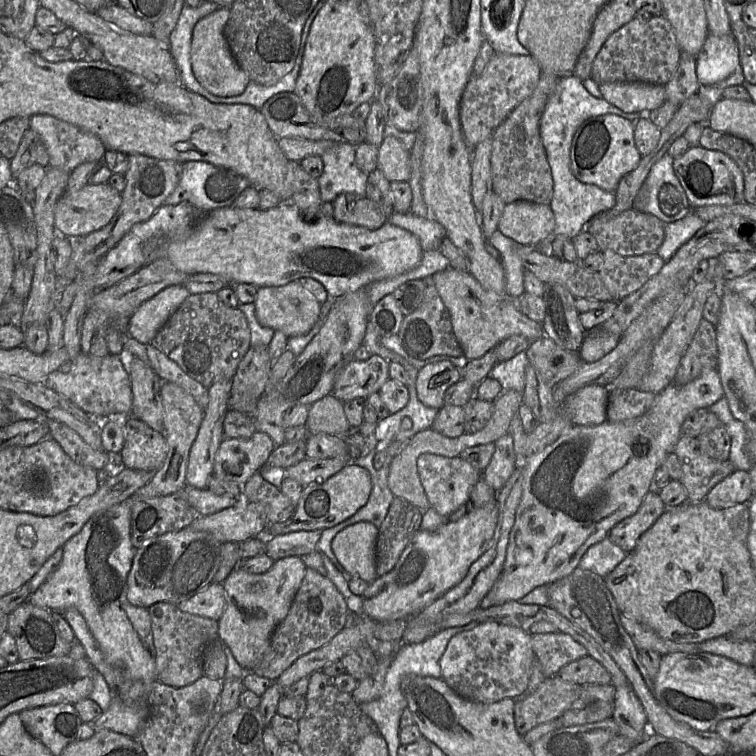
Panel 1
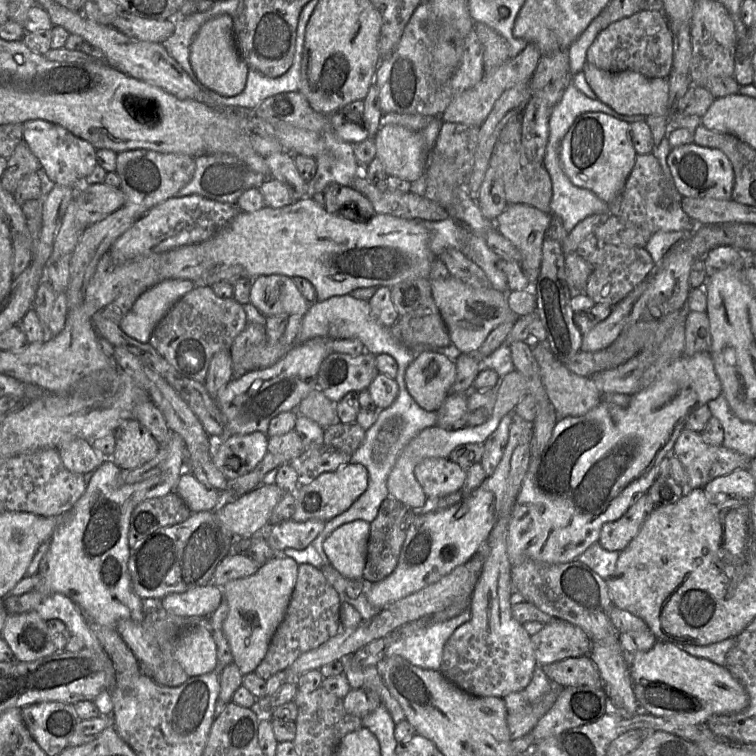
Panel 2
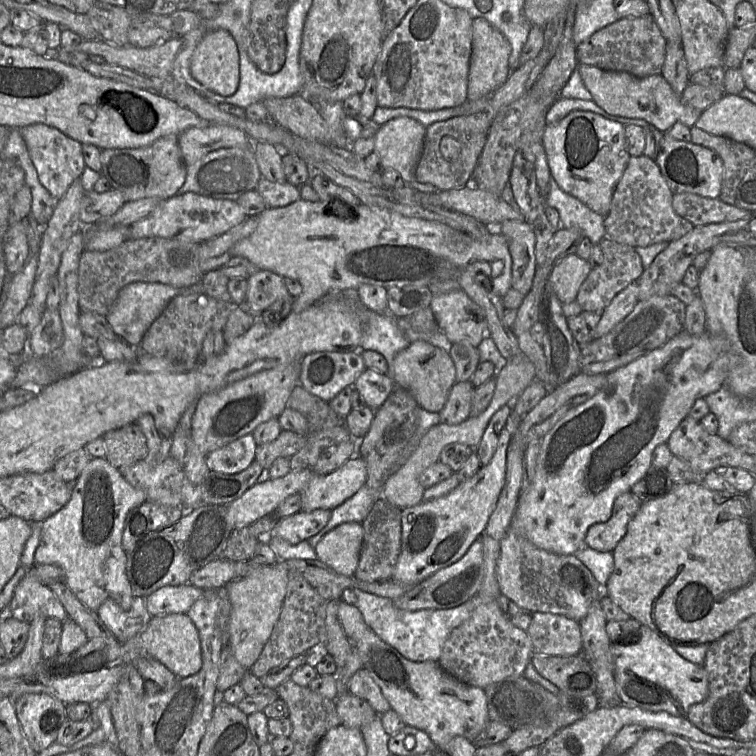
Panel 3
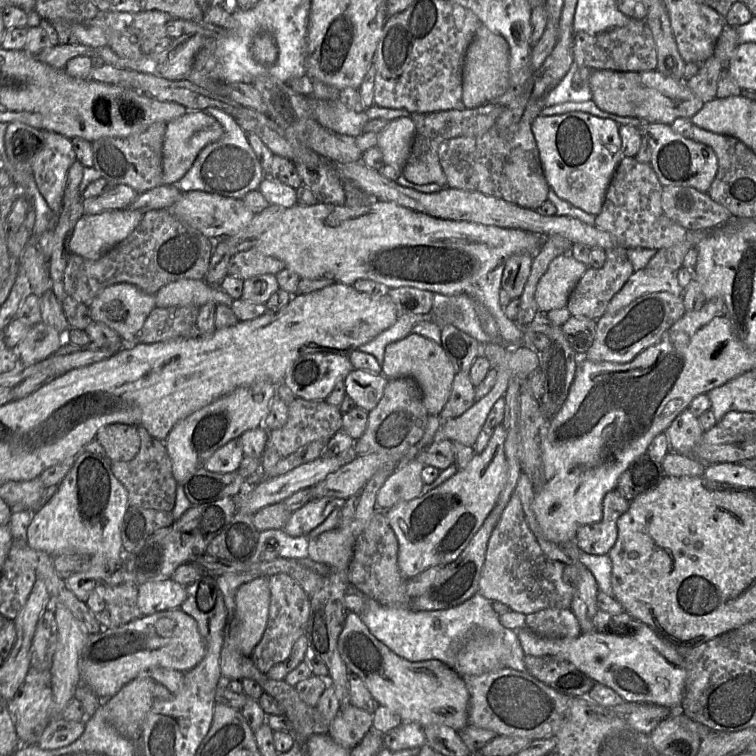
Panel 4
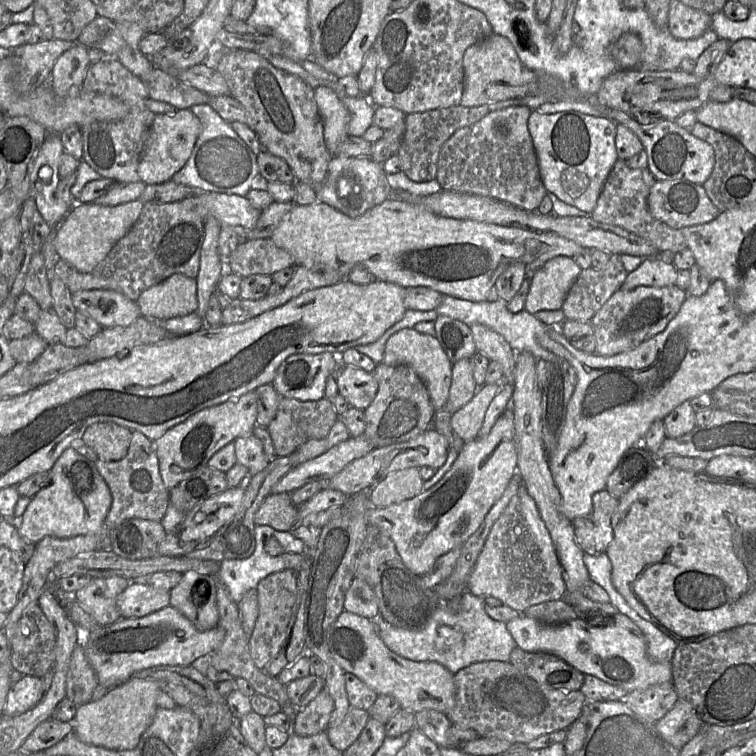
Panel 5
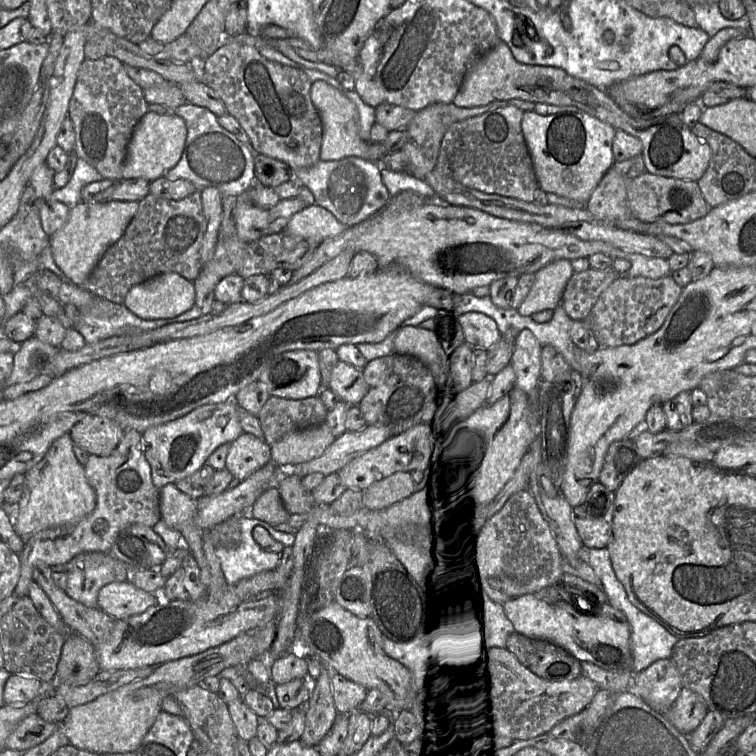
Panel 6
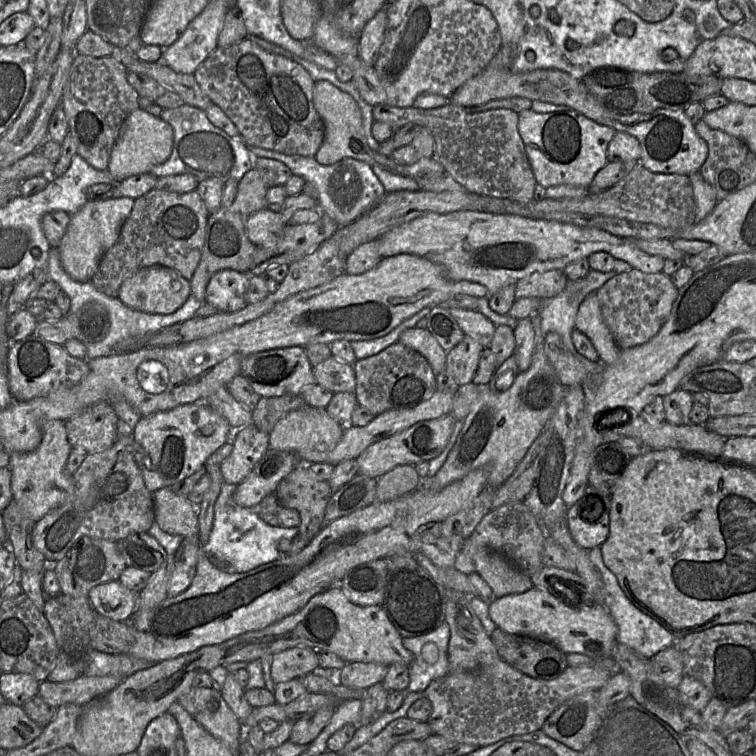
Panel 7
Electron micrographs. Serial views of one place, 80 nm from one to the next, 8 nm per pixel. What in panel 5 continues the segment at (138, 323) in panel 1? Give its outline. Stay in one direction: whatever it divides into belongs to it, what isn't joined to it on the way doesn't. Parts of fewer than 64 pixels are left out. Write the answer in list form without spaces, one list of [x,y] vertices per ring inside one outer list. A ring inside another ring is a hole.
[[[113,290],[78,291],[72,293],[72,302],[103,328],[129,326],[141,317],[136,301]]]

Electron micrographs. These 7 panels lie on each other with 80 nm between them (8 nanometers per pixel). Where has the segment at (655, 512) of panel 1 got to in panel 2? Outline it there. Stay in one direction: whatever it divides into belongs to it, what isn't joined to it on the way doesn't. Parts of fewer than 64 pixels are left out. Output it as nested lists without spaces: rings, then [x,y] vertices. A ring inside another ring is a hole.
[[[648,494],[635,499],[621,518],[602,526],[598,543],[606,550],[621,552],[639,533],[655,507],[655,503]]]

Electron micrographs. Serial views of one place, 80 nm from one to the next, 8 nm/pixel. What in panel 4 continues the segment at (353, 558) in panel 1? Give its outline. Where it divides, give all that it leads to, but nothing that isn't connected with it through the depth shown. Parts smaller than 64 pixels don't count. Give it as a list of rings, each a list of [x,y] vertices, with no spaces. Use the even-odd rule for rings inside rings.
[[[338,527],[324,532],[317,537],[308,538],[309,557],[332,566],[335,569],[345,569],[351,563],[351,540]]]

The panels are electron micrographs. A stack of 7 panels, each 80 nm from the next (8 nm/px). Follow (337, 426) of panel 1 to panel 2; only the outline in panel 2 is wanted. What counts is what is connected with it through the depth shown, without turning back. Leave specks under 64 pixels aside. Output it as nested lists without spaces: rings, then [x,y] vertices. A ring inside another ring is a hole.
[[[319,389],[311,391],[297,406],[299,415],[326,428],[338,424],[340,419],[336,411],[336,403],[328,399]]]

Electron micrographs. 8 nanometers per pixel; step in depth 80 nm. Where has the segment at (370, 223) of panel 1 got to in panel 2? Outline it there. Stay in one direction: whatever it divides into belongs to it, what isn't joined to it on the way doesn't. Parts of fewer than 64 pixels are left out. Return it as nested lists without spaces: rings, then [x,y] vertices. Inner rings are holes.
[[[330,183],[322,194],[325,210],[335,215],[350,220],[366,221],[376,214],[369,199],[350,186]]]

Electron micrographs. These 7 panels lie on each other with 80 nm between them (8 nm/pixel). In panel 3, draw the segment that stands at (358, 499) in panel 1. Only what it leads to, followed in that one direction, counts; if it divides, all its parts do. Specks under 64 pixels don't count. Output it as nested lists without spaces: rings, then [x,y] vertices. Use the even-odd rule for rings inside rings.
[[[354,455],[331,473],[316,474],[299,493],[301,510],[332,511],[357,493],[366,484],[367,476],[366,461]]]

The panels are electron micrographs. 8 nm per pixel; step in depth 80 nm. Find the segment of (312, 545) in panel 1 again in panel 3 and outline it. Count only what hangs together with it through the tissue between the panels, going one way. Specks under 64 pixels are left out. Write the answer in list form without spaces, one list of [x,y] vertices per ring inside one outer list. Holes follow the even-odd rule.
[[[317,509],[313,511],[302,511],[279,519],[274,526],[270,537],[277,537],[292,545],[308,540],[316,535],[327,524],[330,510]]]

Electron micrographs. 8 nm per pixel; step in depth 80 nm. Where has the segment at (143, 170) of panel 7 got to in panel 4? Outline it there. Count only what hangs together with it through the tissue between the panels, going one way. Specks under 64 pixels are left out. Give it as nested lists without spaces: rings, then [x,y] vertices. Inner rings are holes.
[[[187,111],[166,124],[162,147],[162,174],[164,184],[176,184],[188,172],[200,151],[223,136],[221,124],[204,111]]]

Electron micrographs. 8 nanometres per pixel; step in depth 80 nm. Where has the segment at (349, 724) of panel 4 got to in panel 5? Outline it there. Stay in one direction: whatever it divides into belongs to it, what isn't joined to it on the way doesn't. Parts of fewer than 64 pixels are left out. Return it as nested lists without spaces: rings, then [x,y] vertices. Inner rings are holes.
[[[349,707],[343,721],[326,730],[331,745],[341,752],[347,750],[358,738],[370,717],[367,710]]]

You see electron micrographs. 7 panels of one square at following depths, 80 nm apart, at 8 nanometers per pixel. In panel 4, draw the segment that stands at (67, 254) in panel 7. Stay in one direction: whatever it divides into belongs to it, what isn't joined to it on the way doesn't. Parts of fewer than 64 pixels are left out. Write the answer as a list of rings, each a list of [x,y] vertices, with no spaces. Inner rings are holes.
[[[129,208],[106,211],[95,215],[83,214],[71,230],[67,249],[72,255],[97,260],[125,240],[139,225],[143,213]]]

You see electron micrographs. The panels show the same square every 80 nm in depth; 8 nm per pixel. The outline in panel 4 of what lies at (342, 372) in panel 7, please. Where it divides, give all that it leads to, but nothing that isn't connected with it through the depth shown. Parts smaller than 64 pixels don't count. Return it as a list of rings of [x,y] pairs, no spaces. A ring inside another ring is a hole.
[[[353,369],[344,379],[346,395],[351,397],[357,407],[372,410],[381,400],[388,378],[382,373],[376,374],[363,369]]]

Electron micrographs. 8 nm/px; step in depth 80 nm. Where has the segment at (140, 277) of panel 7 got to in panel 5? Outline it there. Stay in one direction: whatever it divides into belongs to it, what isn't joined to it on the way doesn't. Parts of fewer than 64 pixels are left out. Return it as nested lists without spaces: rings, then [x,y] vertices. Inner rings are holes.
[[[173,274],[143,291],[136,303],[145,318],[166,320],[194,313],[198,308],[196,279]]]

